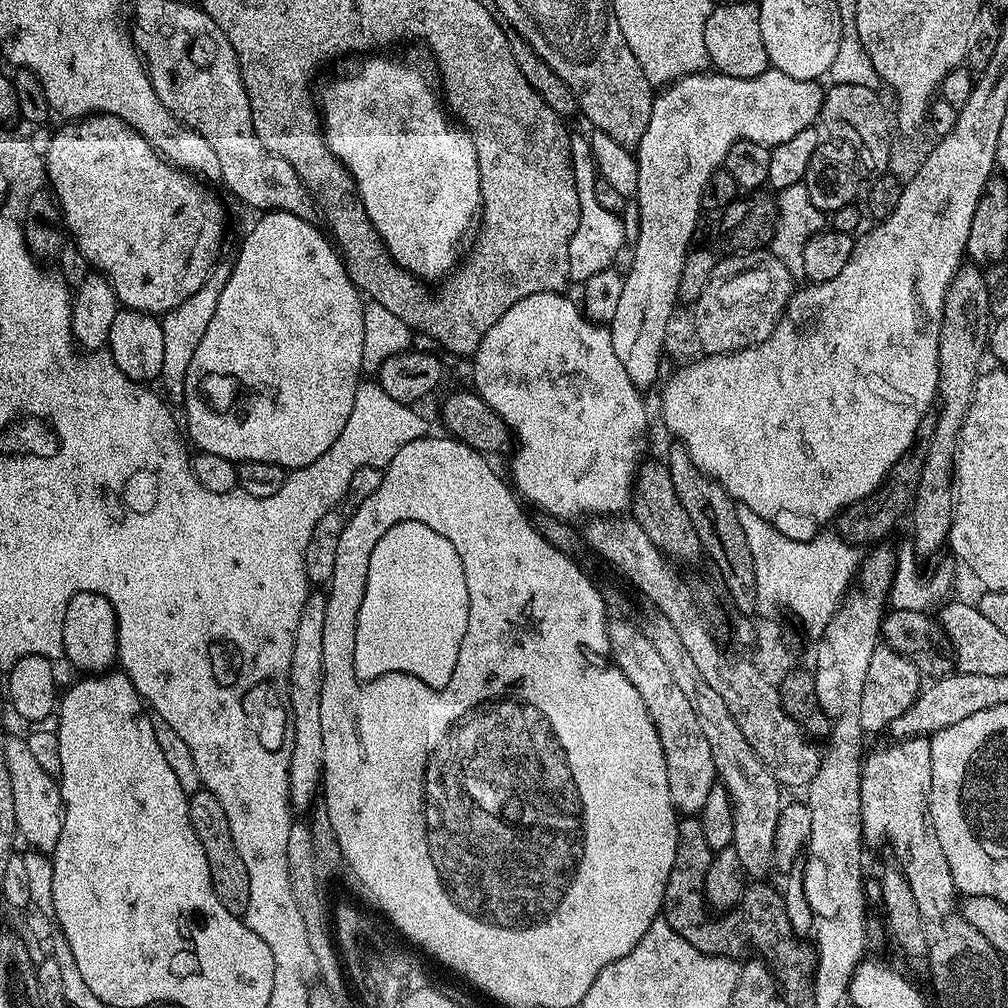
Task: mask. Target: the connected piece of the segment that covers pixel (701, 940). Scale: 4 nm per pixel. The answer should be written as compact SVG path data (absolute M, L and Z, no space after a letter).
M681 815L676 825L678 846L674 854L674 866L666 882L662 919L675 932L682 934L690 946L706 954L724 956L737 962L745 958L763 960L776 977L784 1001L790 1006L799 1005L809 991L812 973L816 971L816 950L811 943L802 942L801 937L792 931L790 918L786 918L783 895L777 889L775 892L772 888L764 888L757 896L745 895L732 911L713 915L704 899L704 883L714 853L706 842L706 834L702 834L702 822L699 815Z

